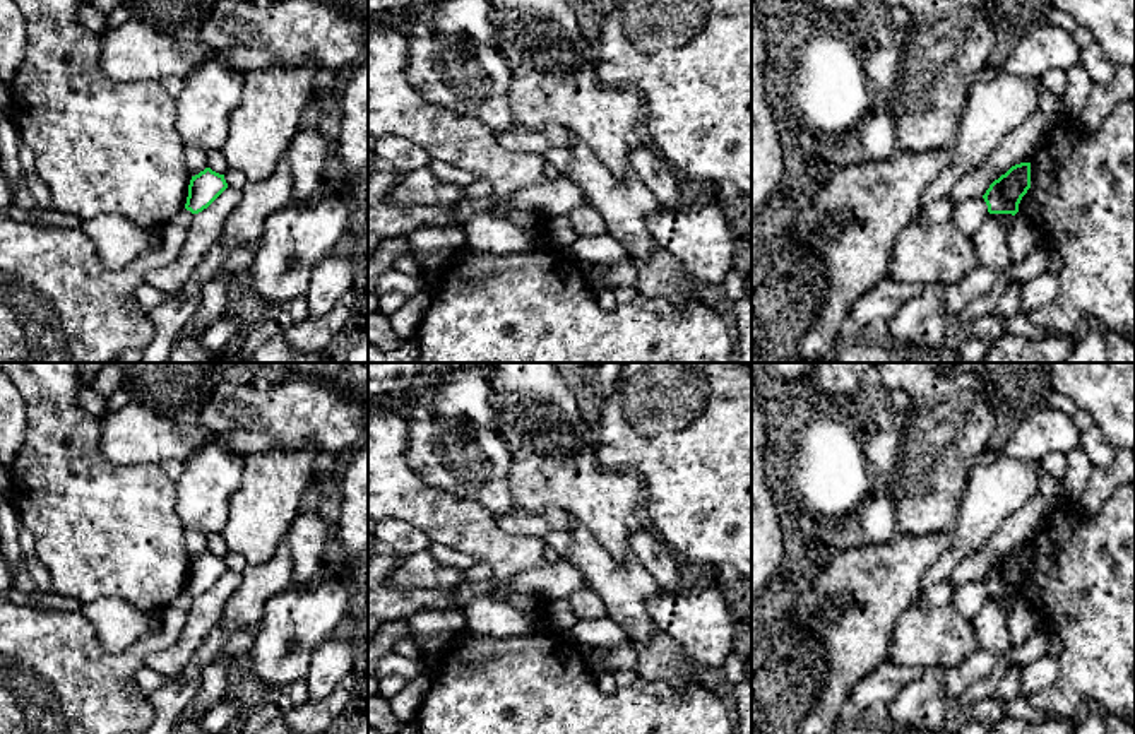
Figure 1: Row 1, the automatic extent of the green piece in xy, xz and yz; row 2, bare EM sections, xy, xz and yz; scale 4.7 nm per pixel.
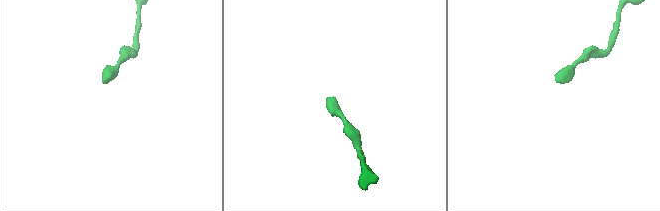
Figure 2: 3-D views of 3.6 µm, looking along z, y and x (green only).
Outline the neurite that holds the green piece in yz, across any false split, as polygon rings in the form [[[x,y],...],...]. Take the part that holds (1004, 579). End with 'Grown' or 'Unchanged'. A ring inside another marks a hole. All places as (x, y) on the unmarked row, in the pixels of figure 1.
[[[1031,546],[1012,549],[1005,558],[995,563],[983,578],[989,597],[1019,595],[1022,580],[1031,571]]]. Unchanged

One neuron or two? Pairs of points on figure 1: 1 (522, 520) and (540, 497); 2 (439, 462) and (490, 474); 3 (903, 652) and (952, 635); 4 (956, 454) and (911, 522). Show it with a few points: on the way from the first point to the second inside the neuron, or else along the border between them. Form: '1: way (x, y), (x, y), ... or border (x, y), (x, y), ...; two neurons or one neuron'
1: border (519, 507), (528, 510), (560, 509), (569, 515); two neurons
2: way (451, 462), (473, 462), (478, 467); one neuron
3: way (915, 642), (921, 637), (940, 637); one neuron
4: way (938, 471), (927, 483), (925, 505); one neuron

